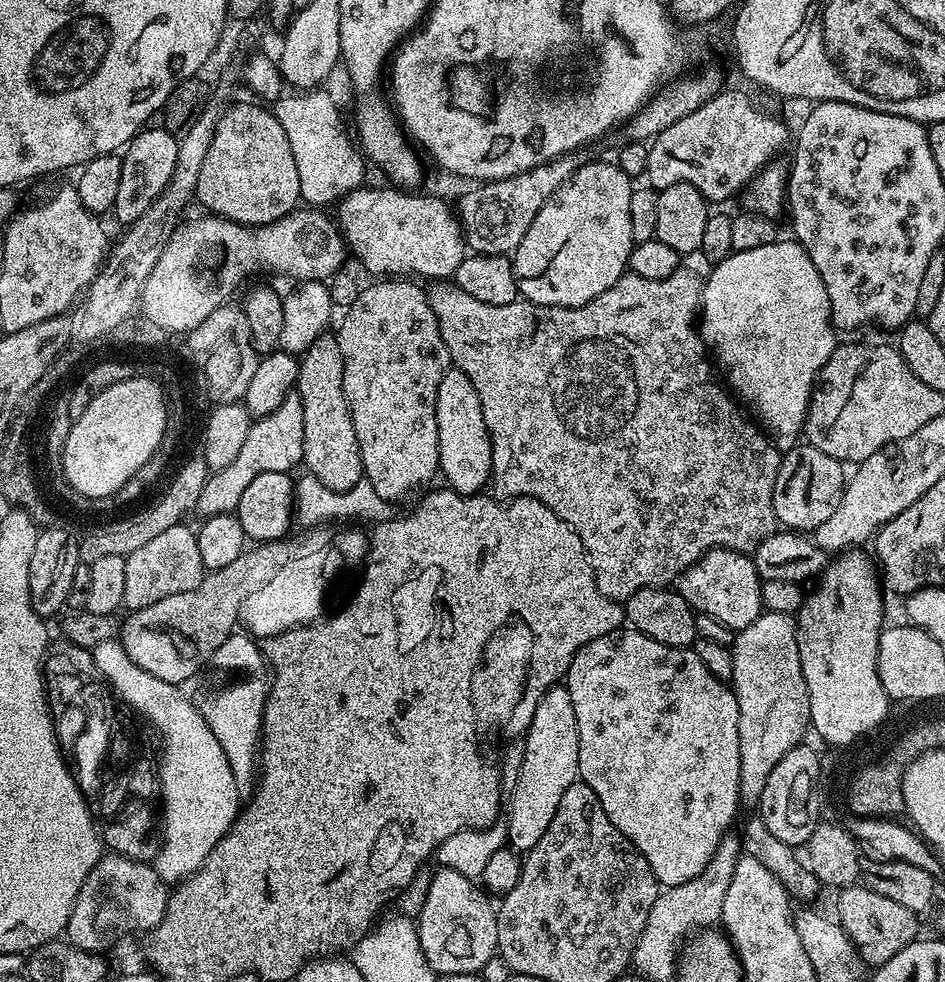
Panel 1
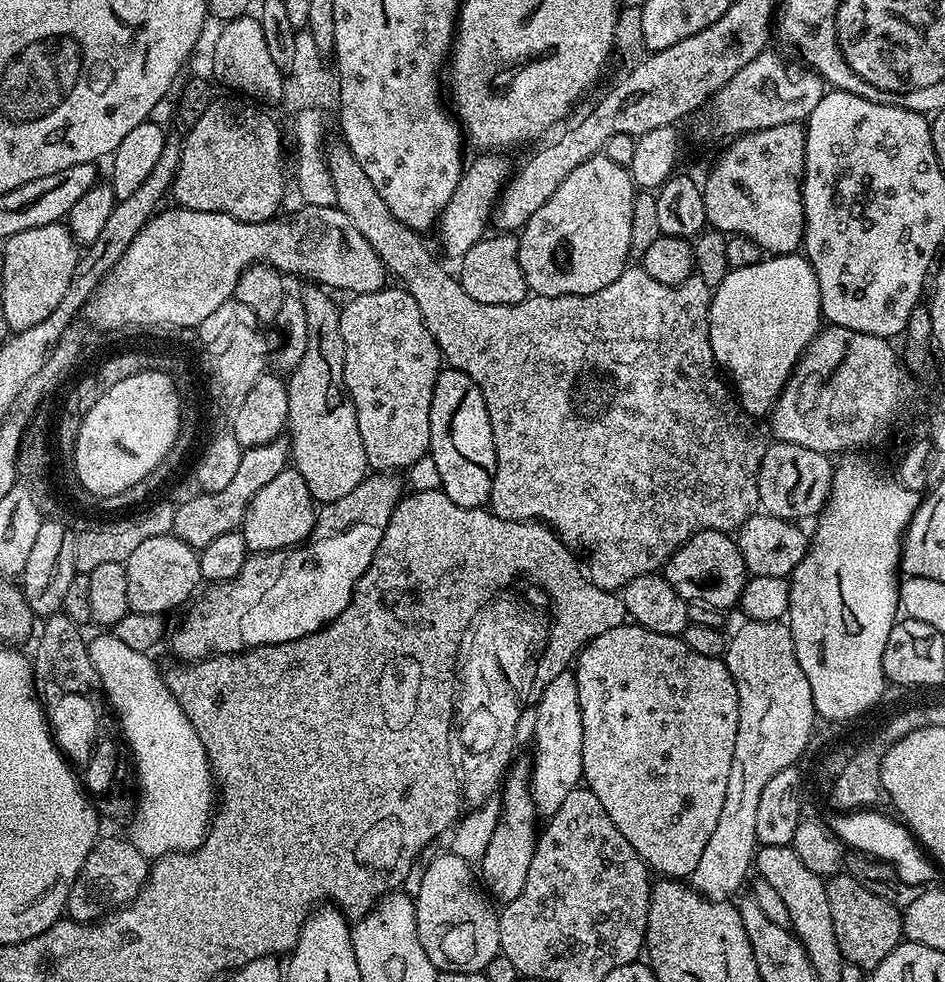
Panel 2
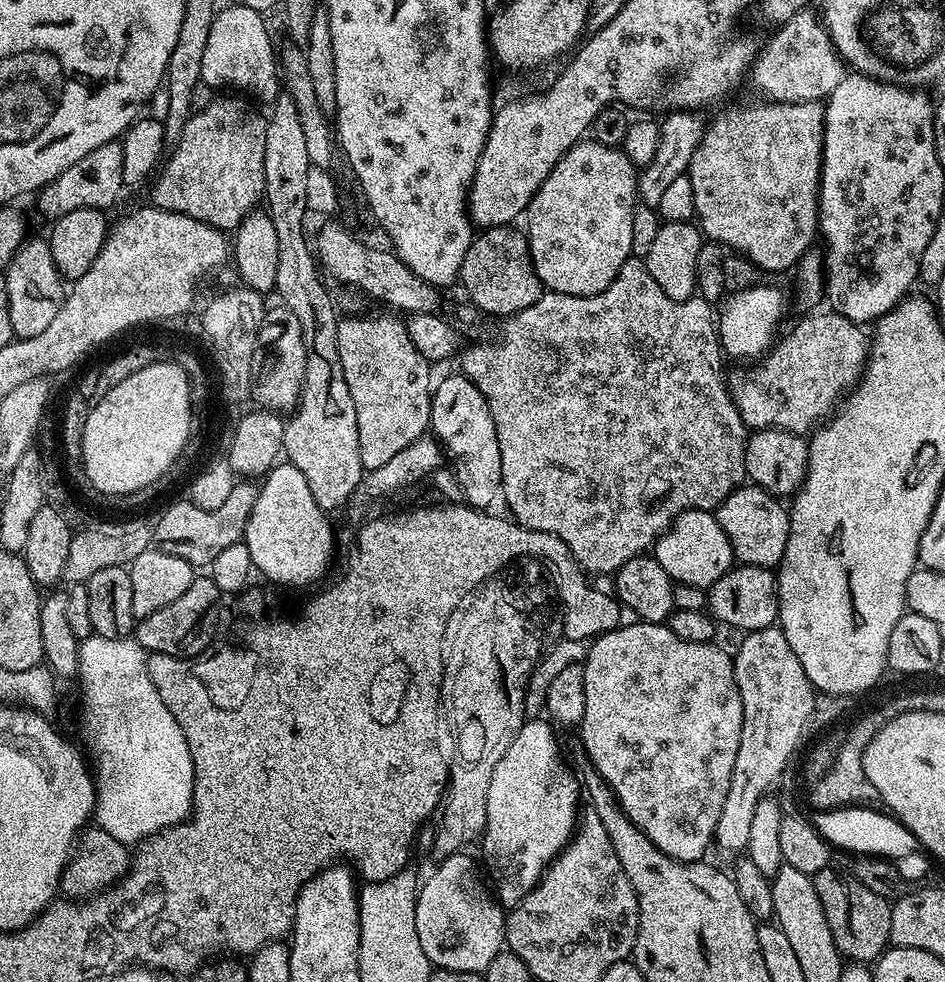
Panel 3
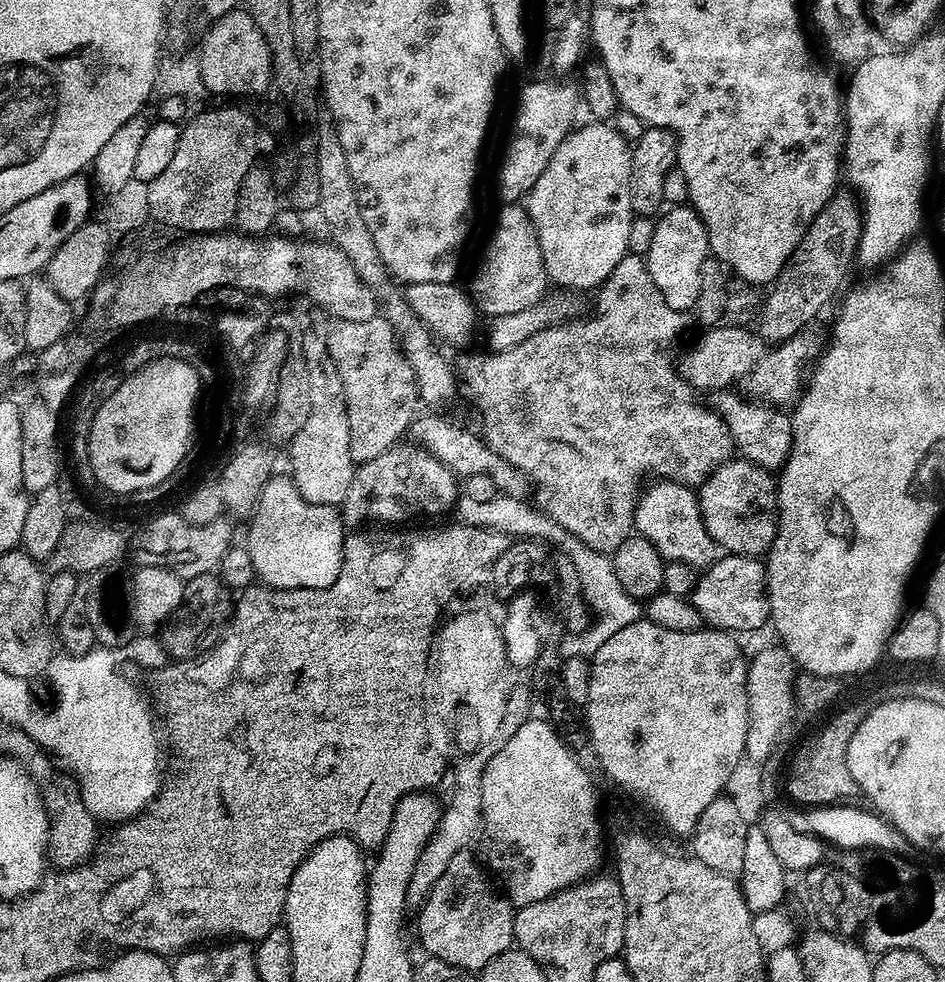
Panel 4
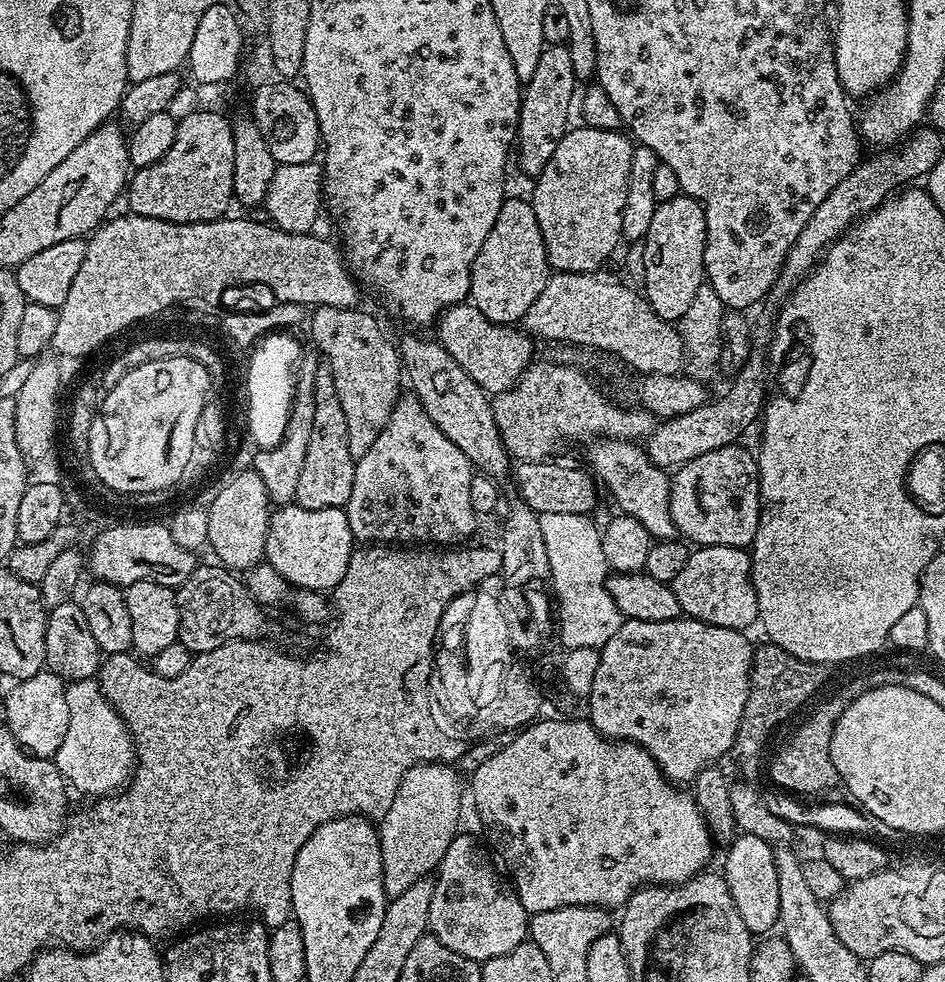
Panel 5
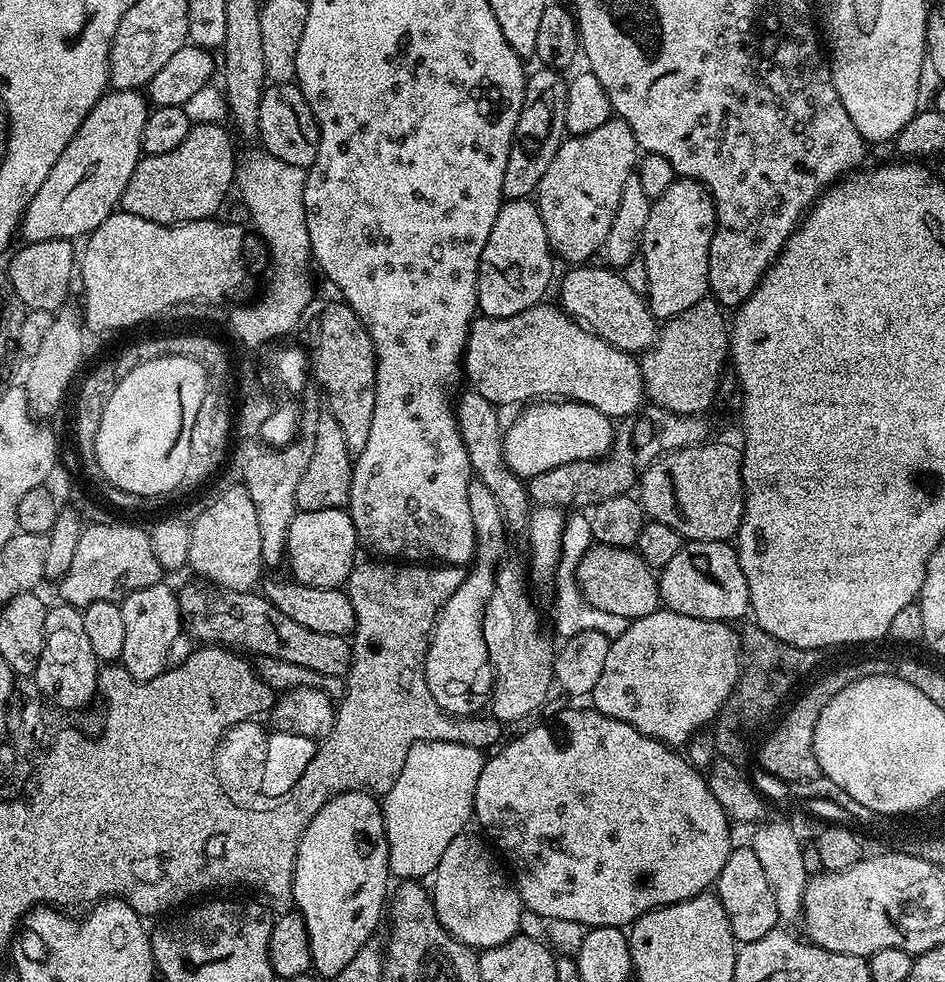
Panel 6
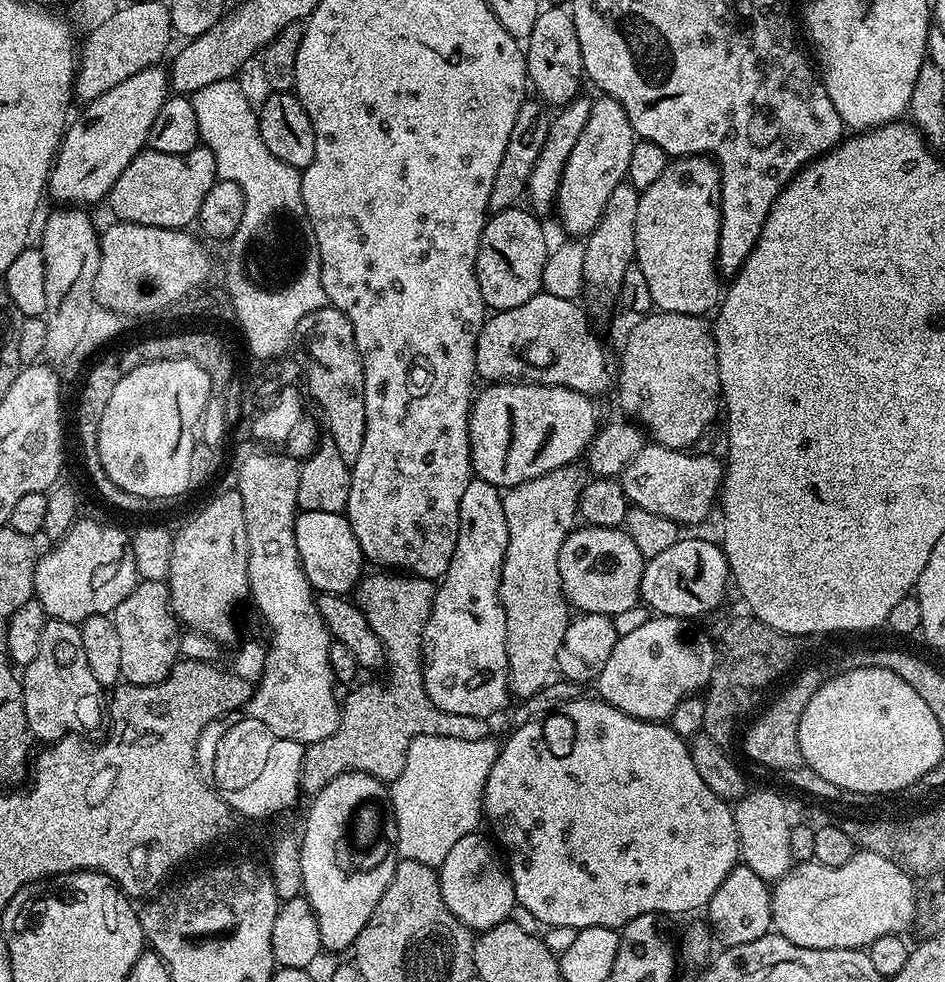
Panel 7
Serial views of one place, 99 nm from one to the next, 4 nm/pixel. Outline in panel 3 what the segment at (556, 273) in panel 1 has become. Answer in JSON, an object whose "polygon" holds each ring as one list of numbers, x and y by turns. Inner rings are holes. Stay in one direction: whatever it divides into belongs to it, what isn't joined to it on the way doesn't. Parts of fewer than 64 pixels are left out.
{"polygon":[[585,138,575,144,550,170,546,182,528,203,526,235,532,265,541,285,547,291,589,296,598,294,614,282,622,266,632,256,630,229,638,203,638,168,626,158,620,148,599,144,594,138]]}

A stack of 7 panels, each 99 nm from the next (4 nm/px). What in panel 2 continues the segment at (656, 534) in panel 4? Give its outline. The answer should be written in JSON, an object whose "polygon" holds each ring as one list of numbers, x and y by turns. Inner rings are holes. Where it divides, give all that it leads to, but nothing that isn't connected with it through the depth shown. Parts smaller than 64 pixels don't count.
{"polygon":[[711,528,694,534,682,545,664,565,662,575,678,594,693,604,707,604,717,610,735,609,745,580,750,573,740,553,740,545,729,533]]}

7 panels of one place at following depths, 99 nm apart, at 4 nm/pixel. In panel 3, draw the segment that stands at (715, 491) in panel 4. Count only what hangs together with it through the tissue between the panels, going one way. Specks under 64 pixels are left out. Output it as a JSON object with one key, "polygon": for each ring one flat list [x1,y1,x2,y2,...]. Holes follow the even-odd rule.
{"polygon":[[748,482,736,488,715,509,716,521,730,538,733,557,740,564,753,564,759,568,775,569,782,554,786,554,786,542,790,538,789,509,764,488]]}

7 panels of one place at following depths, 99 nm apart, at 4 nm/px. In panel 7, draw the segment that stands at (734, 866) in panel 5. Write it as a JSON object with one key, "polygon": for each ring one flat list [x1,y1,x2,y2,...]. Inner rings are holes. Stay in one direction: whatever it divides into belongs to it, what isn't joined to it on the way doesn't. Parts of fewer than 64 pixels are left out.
{"polygon":[[743,862,726,874,722,886,714,890,710,902,706,905,706,923,712,929,713,937,721,940,724,948,742,946,742,942,754,942,768,932,773,931,772,926,772,894,769,885,754,870,750,870]]}

